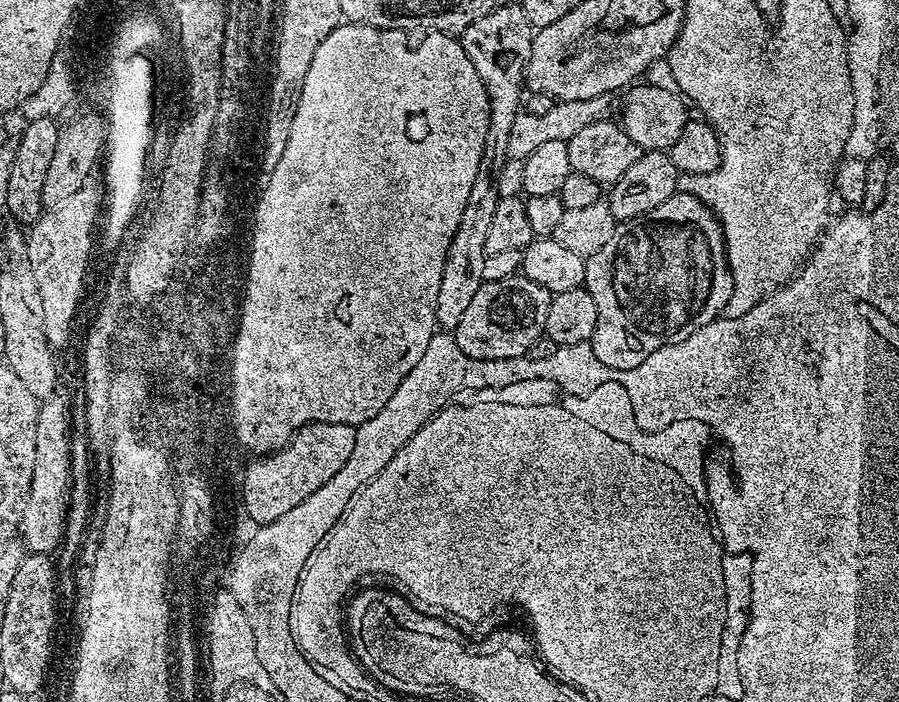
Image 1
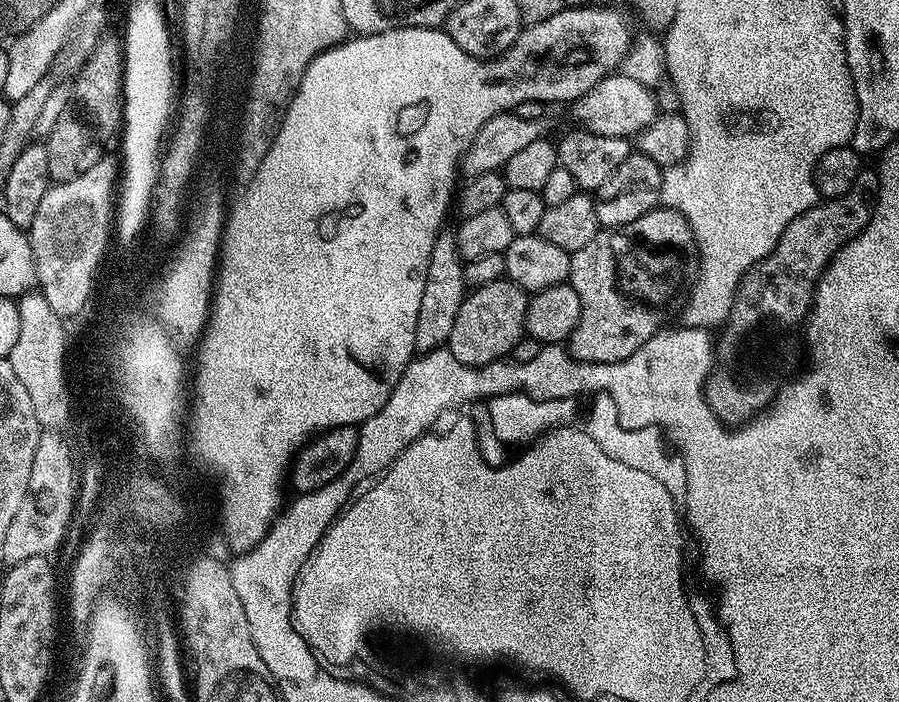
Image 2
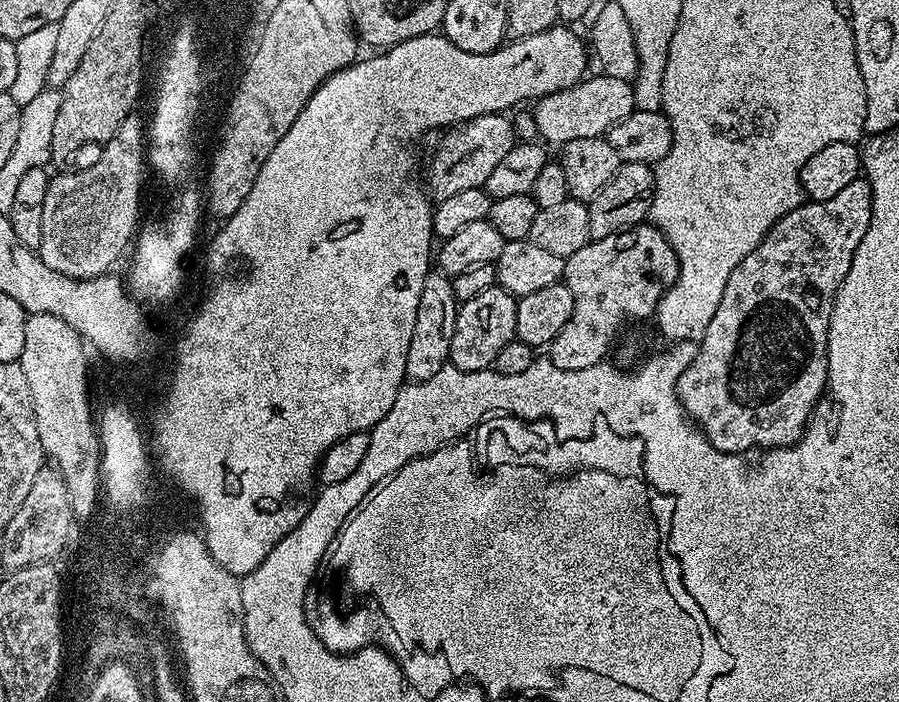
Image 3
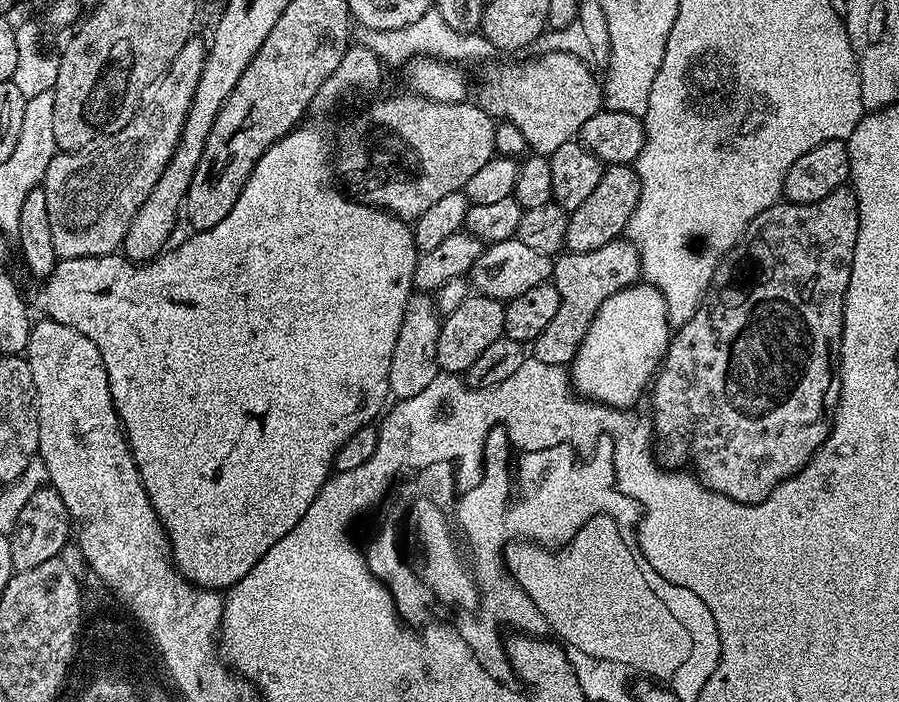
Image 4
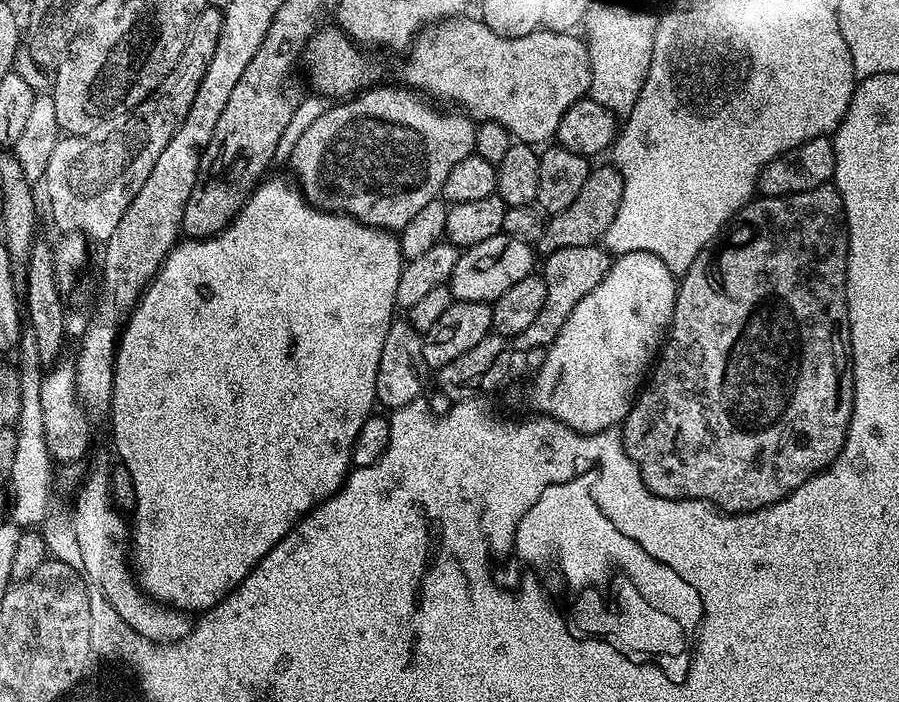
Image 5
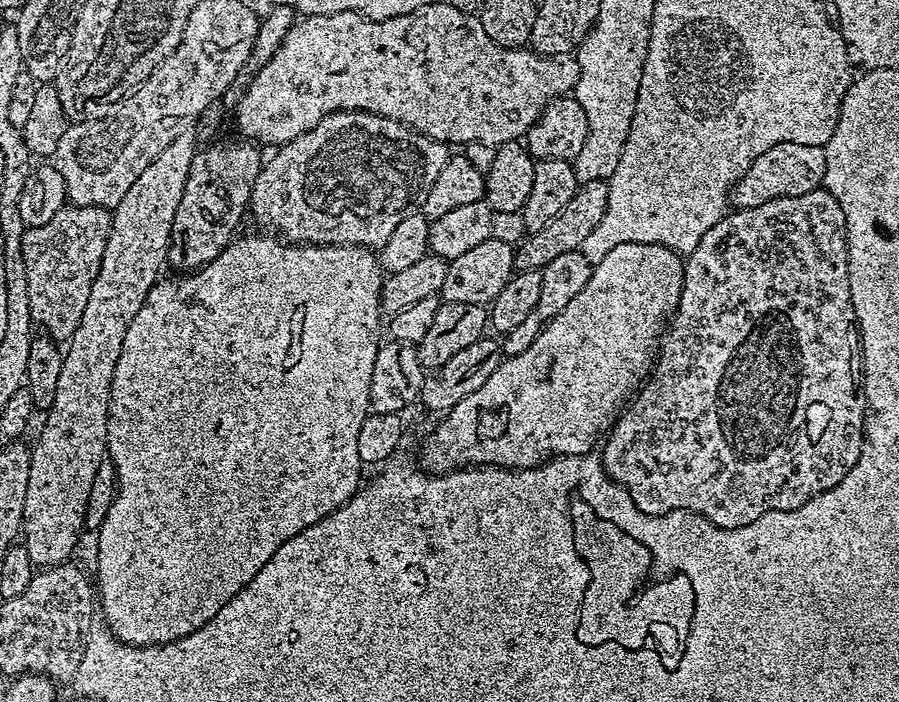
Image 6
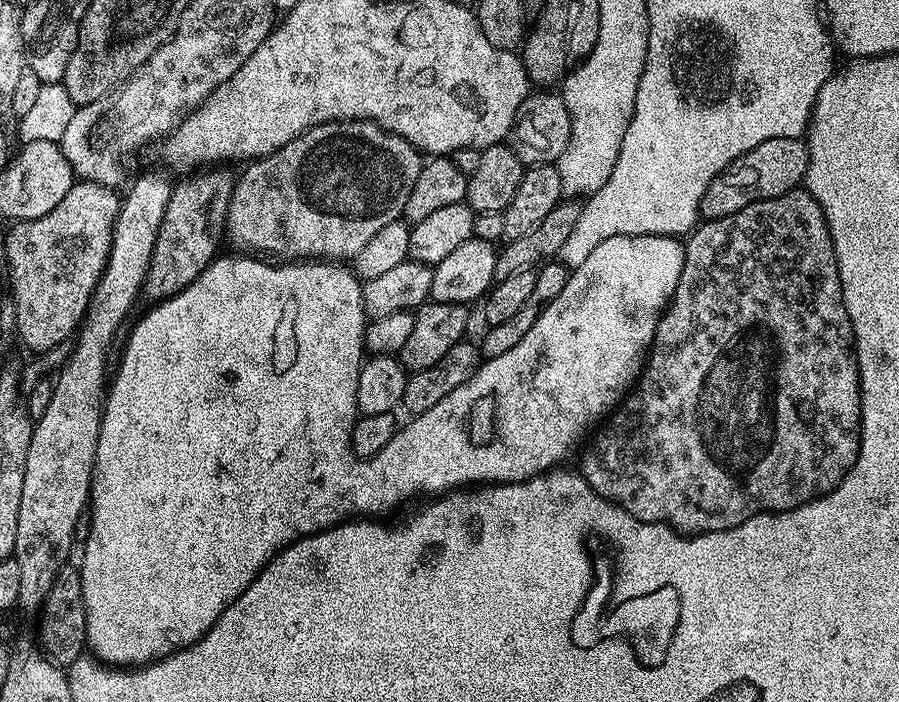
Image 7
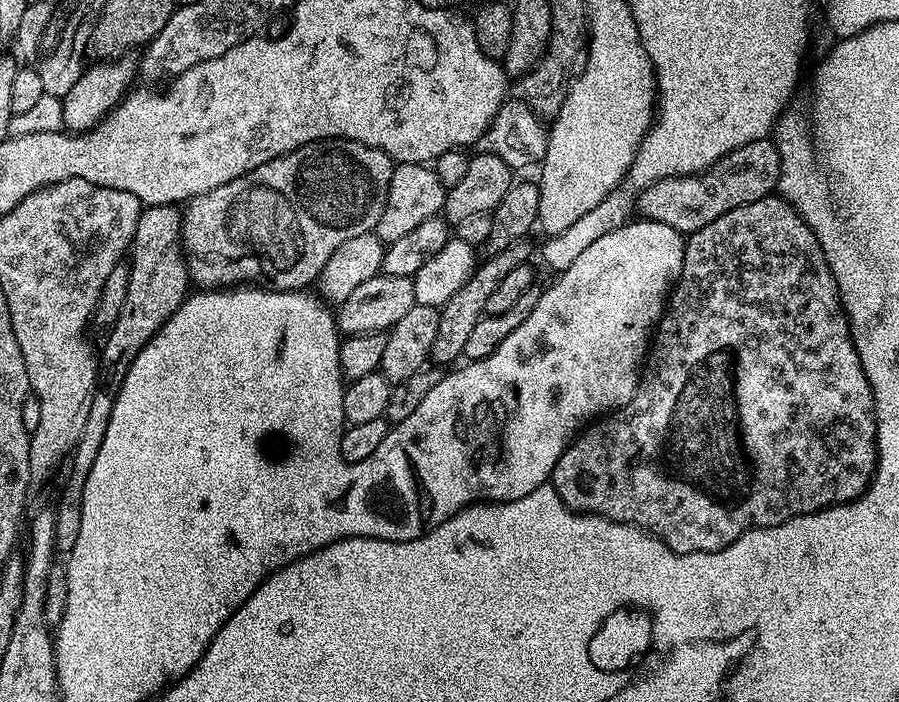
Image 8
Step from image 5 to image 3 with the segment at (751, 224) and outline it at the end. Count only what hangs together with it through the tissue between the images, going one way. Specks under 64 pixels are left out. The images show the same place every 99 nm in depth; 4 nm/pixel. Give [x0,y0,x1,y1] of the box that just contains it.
[676,178,872,454]

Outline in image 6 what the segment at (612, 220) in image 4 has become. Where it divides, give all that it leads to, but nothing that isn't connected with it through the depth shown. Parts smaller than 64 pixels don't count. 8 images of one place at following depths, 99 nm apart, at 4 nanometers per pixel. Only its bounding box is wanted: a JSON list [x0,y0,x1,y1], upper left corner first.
[515,180,608,270]

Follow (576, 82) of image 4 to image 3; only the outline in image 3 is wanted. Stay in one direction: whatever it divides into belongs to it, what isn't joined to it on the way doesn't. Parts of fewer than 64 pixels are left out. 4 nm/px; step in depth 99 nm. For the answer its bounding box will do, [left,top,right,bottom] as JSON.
[535,74,636,146]

